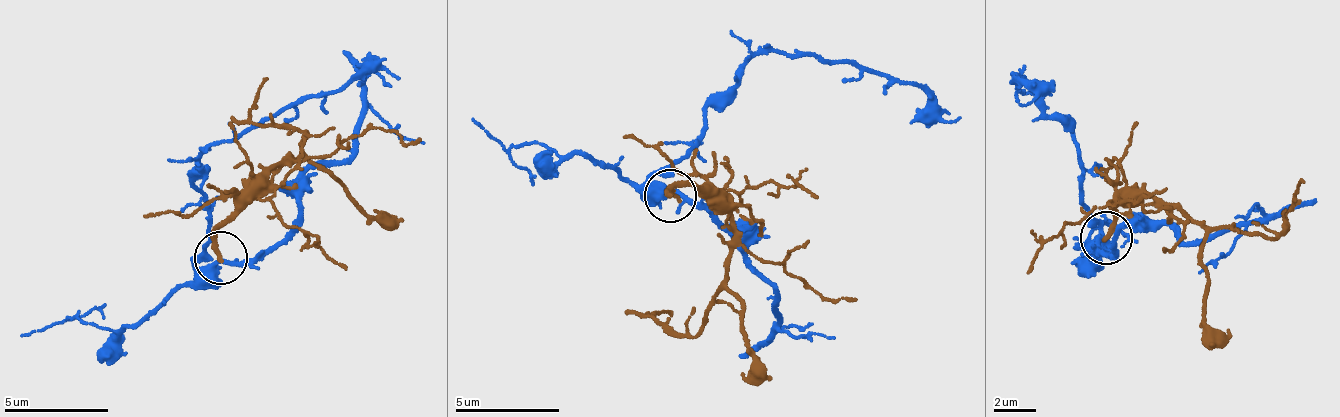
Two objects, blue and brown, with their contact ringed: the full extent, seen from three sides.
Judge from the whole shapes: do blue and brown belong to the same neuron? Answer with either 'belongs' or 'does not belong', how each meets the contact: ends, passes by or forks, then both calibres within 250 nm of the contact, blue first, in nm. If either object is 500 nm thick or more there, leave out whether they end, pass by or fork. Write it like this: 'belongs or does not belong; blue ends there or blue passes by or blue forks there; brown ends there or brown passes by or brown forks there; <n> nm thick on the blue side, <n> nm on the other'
does not belong; blue forks there; brown ends there; 240 nm thick on the blue side, 240 nm on the other

